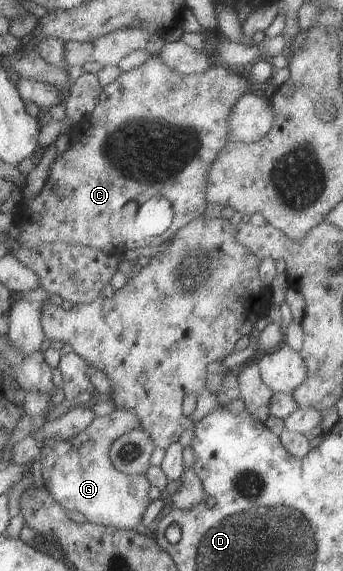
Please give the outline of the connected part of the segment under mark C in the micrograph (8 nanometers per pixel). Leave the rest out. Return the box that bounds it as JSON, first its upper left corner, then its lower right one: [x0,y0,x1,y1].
[19,57,252,255]

